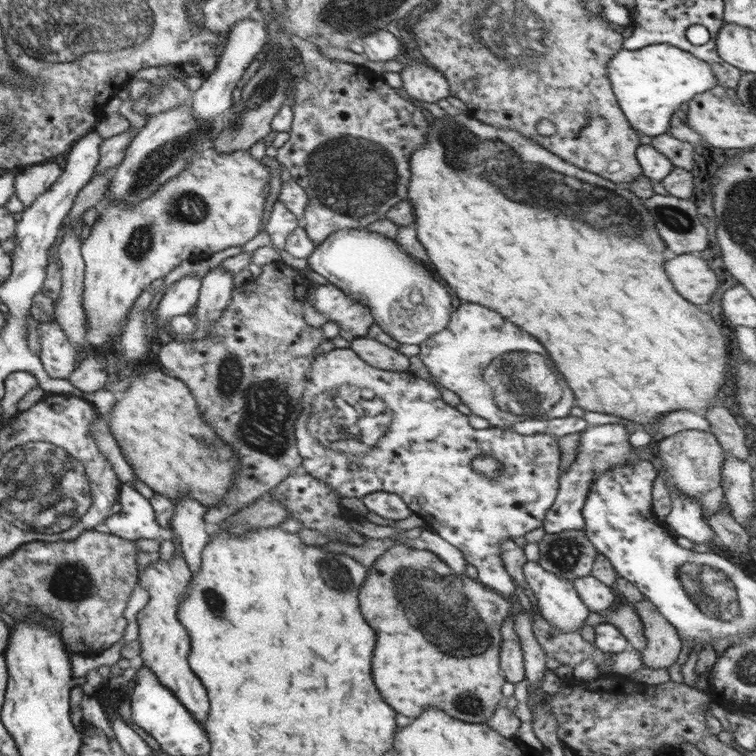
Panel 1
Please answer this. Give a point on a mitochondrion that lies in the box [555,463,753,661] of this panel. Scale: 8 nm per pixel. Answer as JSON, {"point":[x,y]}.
{"point":[710,594]}

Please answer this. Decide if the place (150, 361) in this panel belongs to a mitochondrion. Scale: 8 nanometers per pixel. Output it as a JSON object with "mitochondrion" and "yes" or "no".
{"mitochondrion":"no"}

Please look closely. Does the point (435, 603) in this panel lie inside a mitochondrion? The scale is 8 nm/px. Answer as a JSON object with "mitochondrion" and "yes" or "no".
{"mitochondrion":"yes"}

